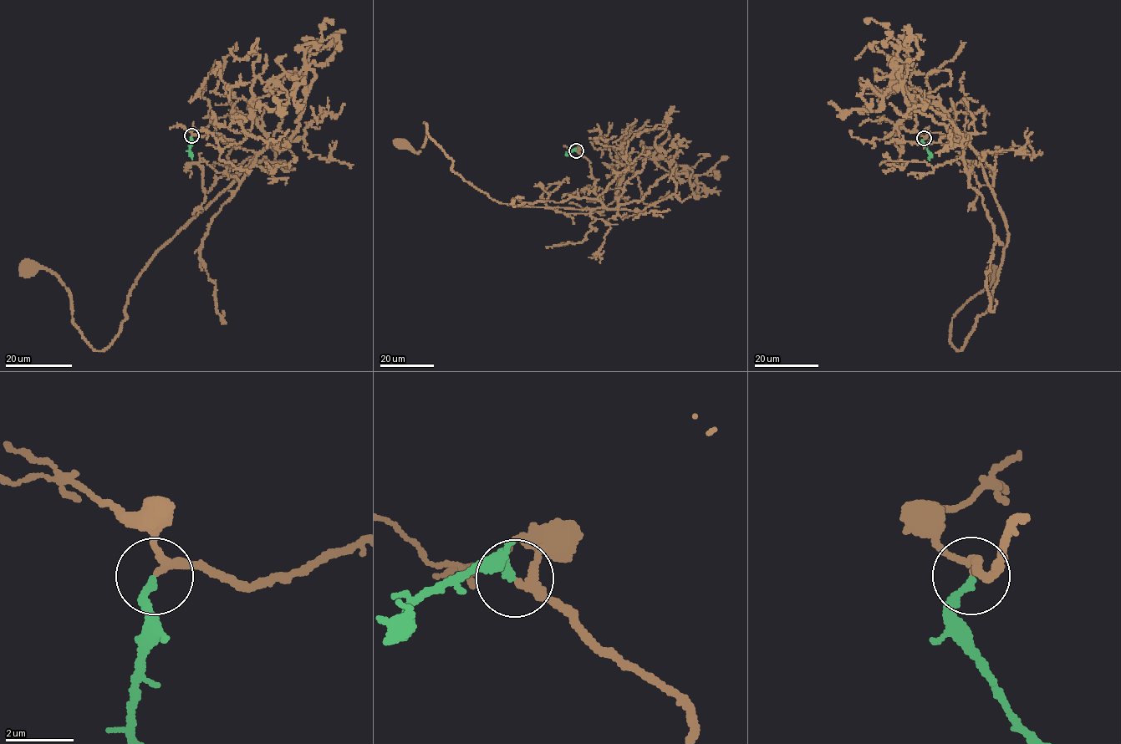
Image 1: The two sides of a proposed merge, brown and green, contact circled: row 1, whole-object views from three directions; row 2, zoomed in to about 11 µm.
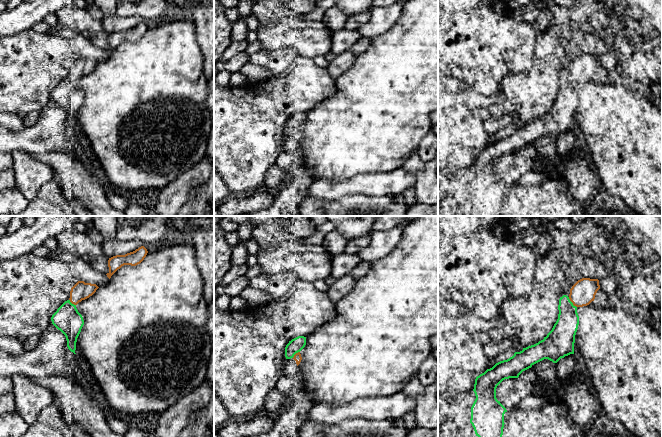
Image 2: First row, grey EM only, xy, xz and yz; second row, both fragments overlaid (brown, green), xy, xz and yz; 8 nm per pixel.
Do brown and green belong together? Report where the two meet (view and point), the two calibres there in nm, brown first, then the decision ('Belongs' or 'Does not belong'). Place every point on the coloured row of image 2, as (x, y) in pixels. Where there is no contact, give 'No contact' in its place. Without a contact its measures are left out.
Touches brown at yz (571, 301). Thickness 200 nm (brown) against 190 nm. Belongs

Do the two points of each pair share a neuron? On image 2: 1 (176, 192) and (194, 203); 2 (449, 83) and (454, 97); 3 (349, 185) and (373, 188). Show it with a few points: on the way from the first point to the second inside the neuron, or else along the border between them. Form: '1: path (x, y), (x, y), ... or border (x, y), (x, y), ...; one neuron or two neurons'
1: border (203, 183), (195, 186), (181, 205); two neurons
2: border (460, 90), (448, 91); two neurons
3: path (355, 185), (367, 185); one neuron

